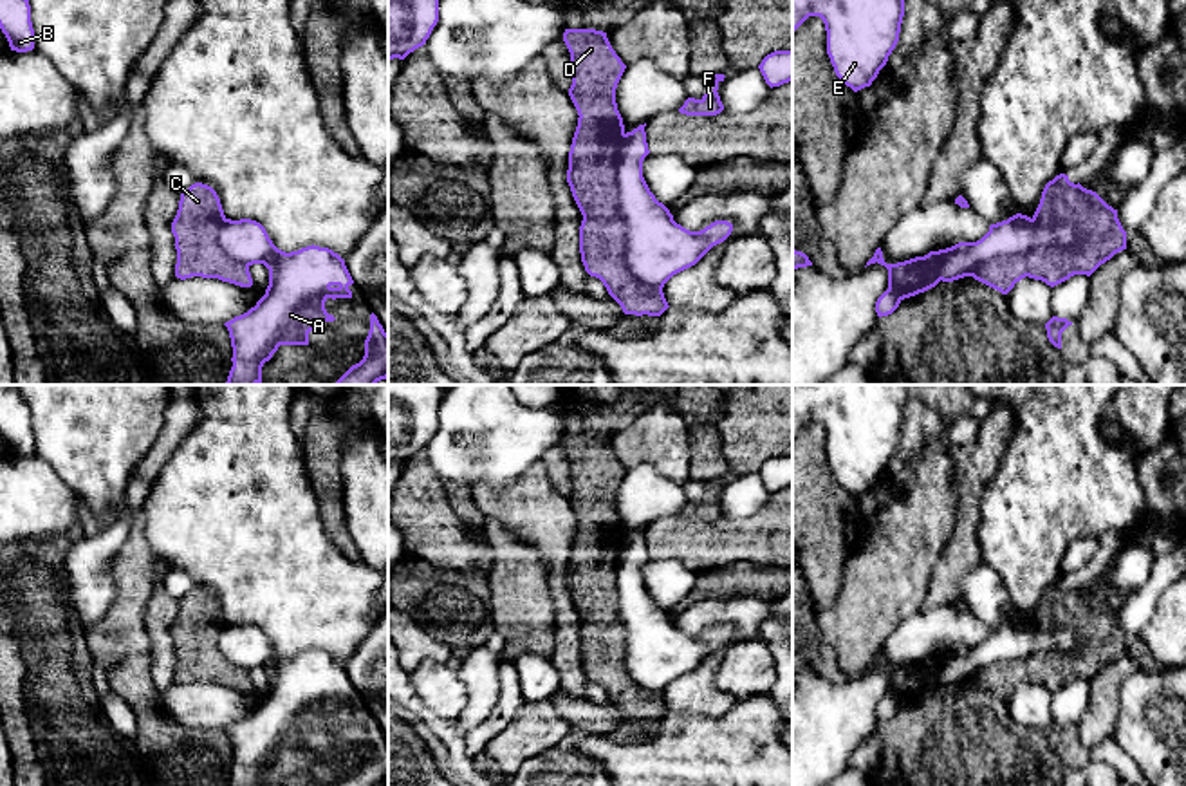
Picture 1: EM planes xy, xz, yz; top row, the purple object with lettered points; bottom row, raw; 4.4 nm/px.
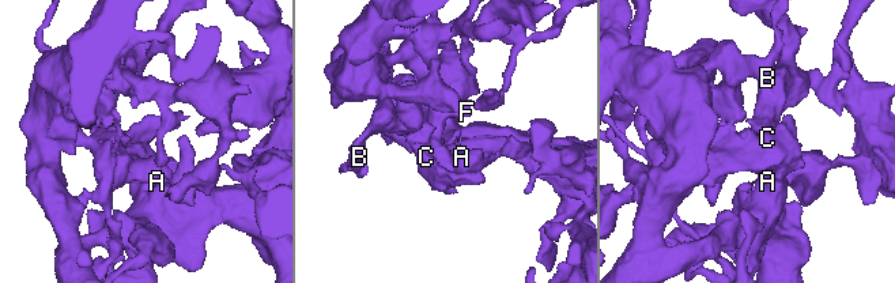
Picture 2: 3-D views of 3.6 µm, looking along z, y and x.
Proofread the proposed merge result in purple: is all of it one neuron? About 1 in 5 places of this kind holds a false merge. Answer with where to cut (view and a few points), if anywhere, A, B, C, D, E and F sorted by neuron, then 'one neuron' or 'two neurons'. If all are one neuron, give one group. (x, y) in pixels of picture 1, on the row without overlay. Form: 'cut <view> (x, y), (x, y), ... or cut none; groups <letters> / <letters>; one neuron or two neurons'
cut xz (623, 539), (616, 593), (625, 669), (661, 694); groups A B E F / C D; two neurons

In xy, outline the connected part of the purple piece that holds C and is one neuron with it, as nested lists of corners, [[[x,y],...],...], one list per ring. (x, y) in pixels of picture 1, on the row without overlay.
[[[202,587],[181,598],[179,614],[171,627],[177,669],[175,681],[218,683],[240,692],[251,692],[249,670],[233,665],[218,650],[218,634],[226,620],[217,596]]]

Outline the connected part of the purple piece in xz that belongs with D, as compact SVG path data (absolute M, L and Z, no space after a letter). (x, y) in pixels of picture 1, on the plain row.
M565 434L578 531L569 557L567 587L583 620L579 658L585 676L603 687L625 719L661 721L670 710L662 694L635 683L626 667L626 631L617 620L617 555L625 540L616 493L626 473L607 437Z

